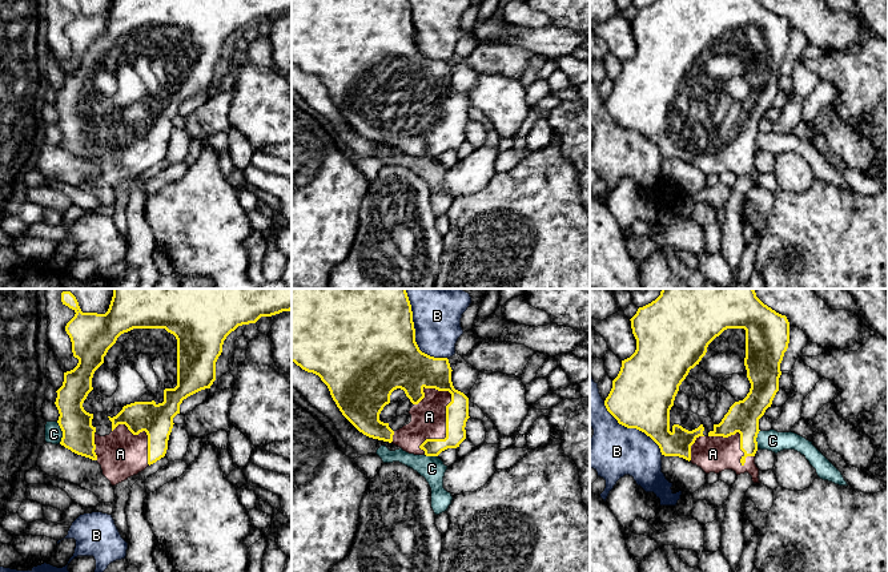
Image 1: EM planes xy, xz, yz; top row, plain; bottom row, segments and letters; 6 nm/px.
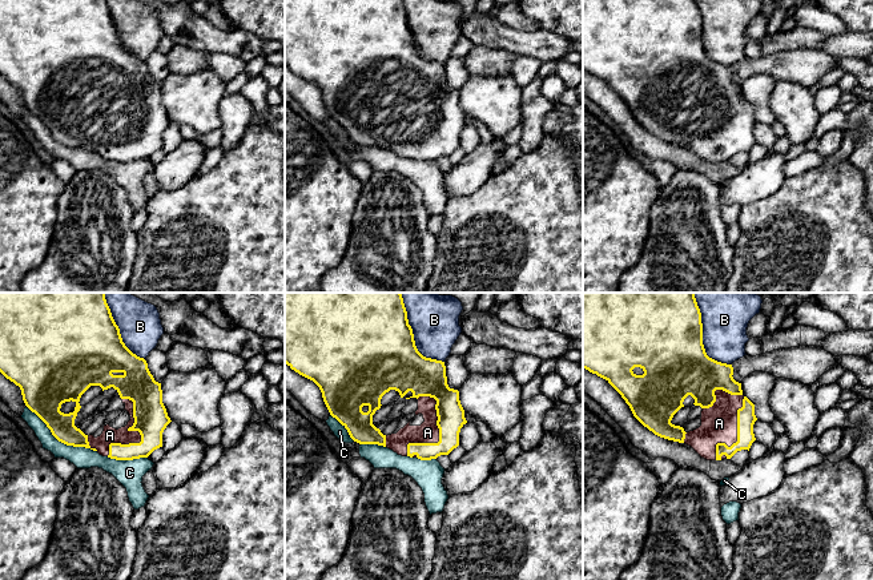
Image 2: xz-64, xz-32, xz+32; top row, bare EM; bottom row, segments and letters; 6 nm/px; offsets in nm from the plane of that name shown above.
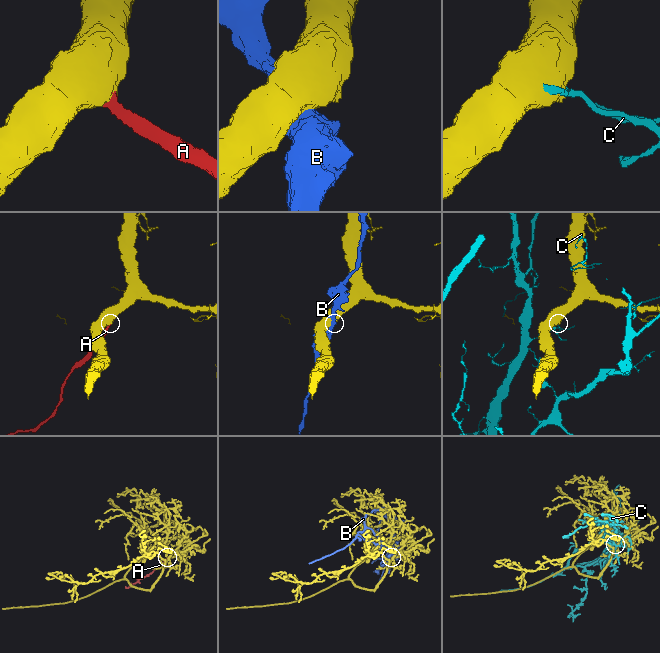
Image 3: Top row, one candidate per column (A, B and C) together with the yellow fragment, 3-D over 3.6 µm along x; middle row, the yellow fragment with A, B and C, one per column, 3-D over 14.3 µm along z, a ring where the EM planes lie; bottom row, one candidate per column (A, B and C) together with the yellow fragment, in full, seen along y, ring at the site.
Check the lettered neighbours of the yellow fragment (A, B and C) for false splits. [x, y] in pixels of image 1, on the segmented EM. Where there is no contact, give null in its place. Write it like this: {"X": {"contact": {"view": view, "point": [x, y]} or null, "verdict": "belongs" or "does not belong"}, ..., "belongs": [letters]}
{"A": {"contact": {"view": "xz", "point": [446, 430]}, "verdict": "belongs"}, "B": {"contact": {"view": "xz", "point": [414, 333]}, "verdict": "does not belong"}, "C": {"contact": {"view": "xy", "point": [63, 432]}, "verdict": "does not belong"}, "belongs": ["A"]}

